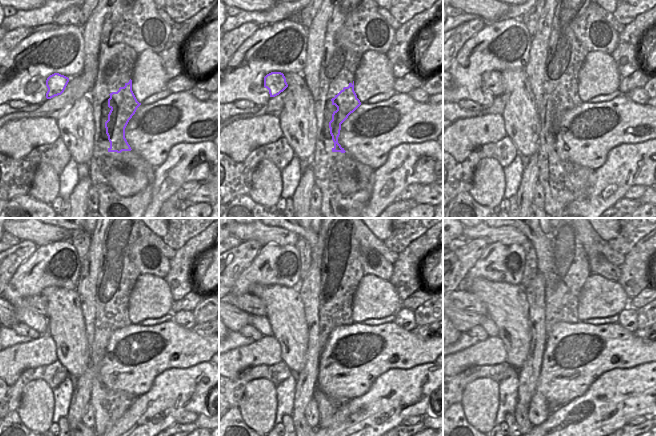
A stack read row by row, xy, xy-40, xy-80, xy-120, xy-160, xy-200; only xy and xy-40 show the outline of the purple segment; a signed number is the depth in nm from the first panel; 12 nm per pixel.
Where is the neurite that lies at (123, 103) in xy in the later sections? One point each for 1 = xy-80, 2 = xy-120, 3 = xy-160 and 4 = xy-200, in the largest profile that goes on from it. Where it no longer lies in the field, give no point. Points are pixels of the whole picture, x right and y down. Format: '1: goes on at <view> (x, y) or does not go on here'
1: goes on at xy-80 (569, 99)
2: goes on at xy-120 (121, 320)
3: goes on at xy-160 (345, 318)
4: goes on at xy-200 (569, 317)

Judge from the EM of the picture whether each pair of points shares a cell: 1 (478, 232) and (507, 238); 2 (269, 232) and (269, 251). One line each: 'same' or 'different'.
1: same
2: different

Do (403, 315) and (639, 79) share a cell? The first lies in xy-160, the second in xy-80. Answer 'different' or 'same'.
different

